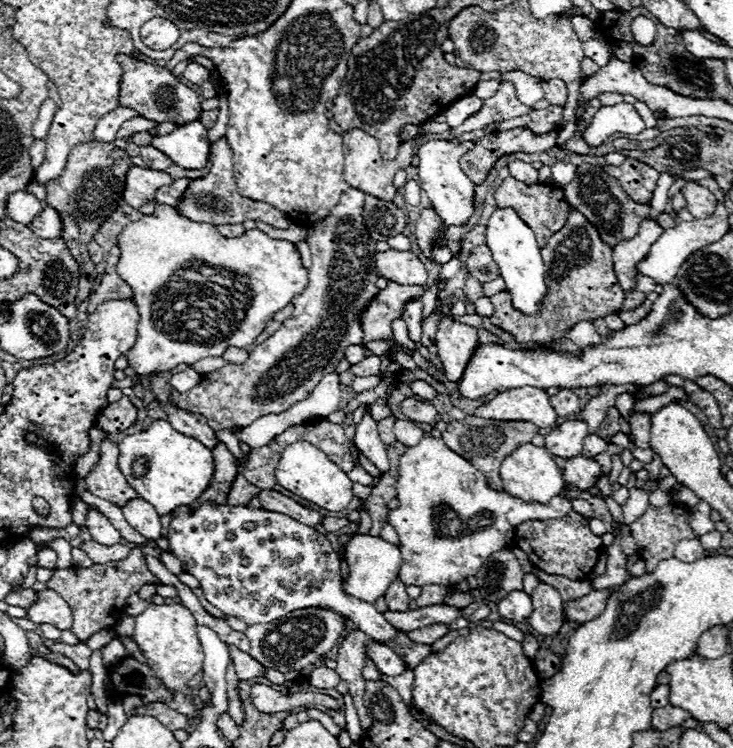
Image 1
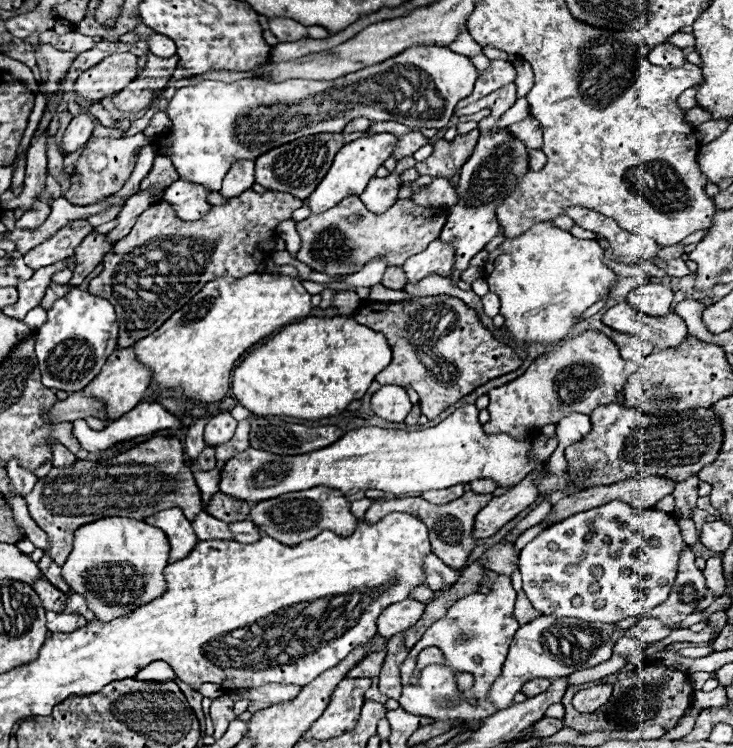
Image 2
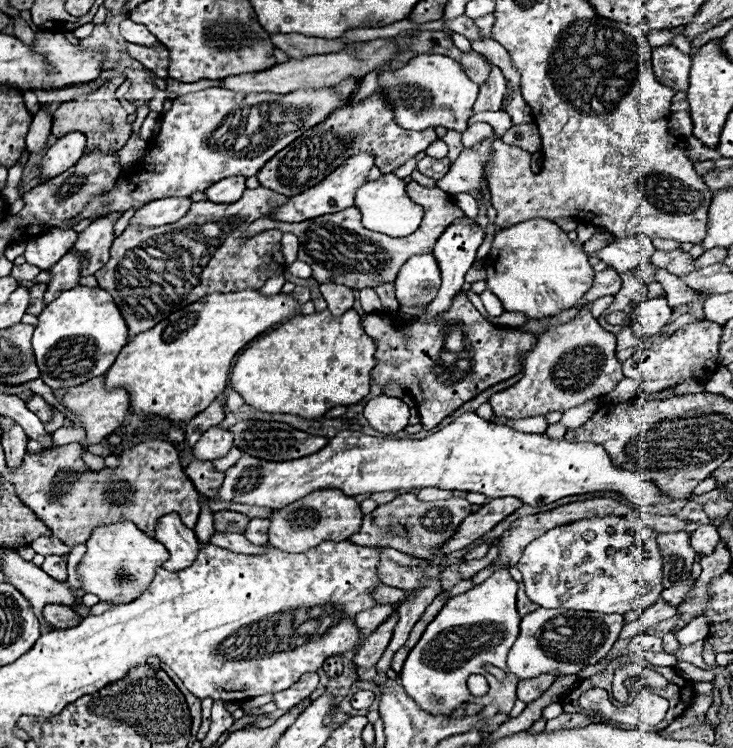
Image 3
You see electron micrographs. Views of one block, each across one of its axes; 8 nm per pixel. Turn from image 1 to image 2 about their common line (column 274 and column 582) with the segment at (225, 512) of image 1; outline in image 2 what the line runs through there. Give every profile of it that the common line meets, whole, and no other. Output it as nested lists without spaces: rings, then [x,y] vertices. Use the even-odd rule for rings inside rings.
[[[616,500],[612,504],[568,516],[566,520],[542,530],[522,548],[518,568],[522,572],[524,592],[540,614],[616,624],[628,616],[648,614],[668,598],[676,578],[678,556],[684,546],[686,542],[680,536],[680,528],[670,514],[650,508],[634,510]]]

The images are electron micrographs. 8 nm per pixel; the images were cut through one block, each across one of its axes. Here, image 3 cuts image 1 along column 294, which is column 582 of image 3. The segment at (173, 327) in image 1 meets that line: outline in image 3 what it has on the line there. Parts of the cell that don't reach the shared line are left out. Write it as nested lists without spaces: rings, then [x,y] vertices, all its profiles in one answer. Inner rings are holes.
[[[540,218],[496,232],[492,250],[486,256],[484,266],[488,270],[486,288],[500,298],[504,310],[522,312],[534,320],[550,318],[550,316],[556,316],[556,314],[572,308],[588,292],[588,288],[592,286],[592,278],[594,278],[594,270],[588,264],[588,256],[586,256],[584,248],[570,242],[566,232],[562,232],[554,222],[540,220]]]

